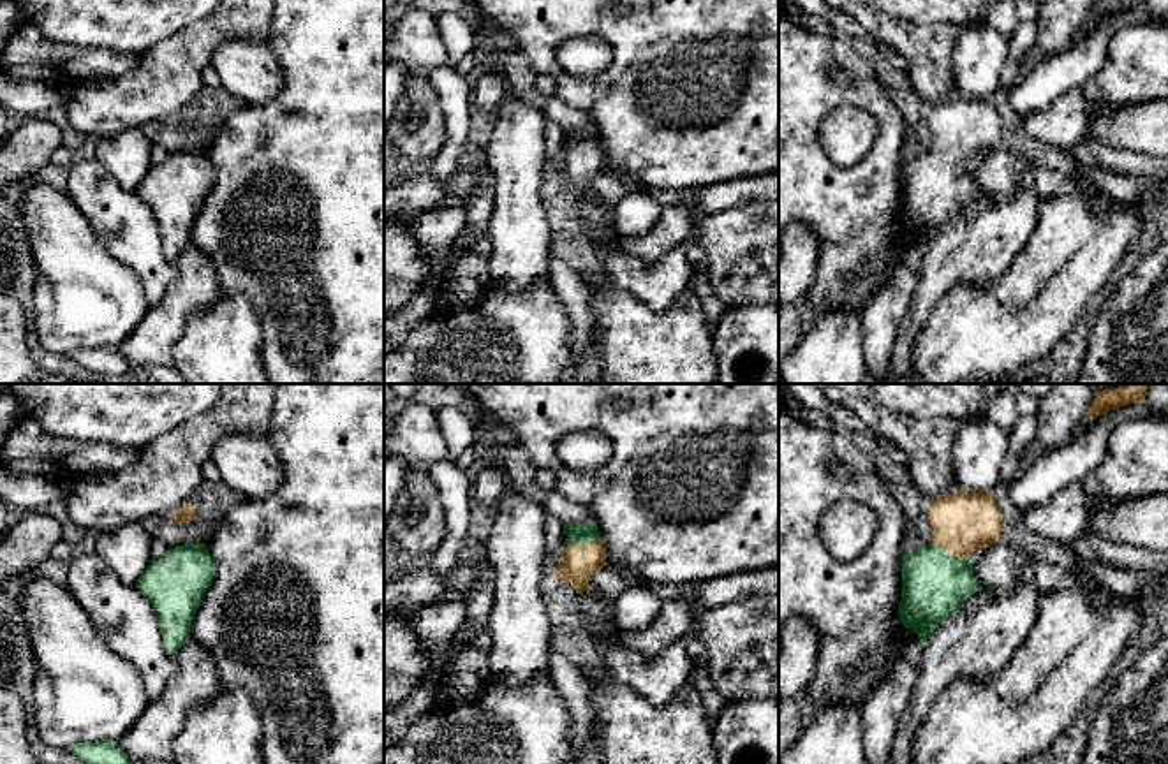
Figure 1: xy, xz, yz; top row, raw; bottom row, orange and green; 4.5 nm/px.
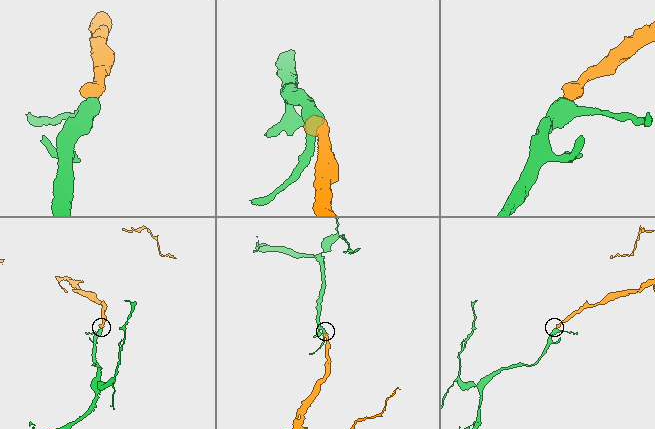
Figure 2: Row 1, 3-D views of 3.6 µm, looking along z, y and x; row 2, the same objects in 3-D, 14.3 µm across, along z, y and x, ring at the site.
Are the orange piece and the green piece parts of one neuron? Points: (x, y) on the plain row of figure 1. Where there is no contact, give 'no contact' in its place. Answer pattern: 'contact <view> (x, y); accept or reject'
contact yz (950, 159); accept

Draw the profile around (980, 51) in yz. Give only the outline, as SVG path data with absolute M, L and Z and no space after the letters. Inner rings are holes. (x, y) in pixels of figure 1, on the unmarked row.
M983 21L967 25L951 53L953 93L988 99L999 90L1001 69L1008 58L1009 37Z

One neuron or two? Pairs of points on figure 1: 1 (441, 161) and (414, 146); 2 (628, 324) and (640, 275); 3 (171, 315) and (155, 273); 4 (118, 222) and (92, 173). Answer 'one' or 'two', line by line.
1: two
2: two
3: two
4: one

